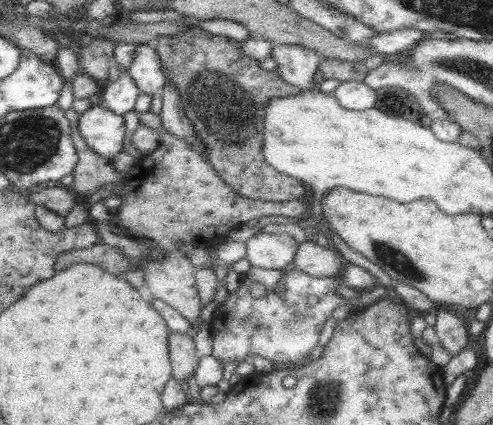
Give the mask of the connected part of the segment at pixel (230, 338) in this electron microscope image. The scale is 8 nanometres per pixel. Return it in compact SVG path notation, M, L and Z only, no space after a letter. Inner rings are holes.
M251 266L242 274L236 291L228 292L225 303L219 307L214 323L211 324L214 356L222 362L251 361L256 355L272 361L276 367L305 365L310 352L319 344L325 322L332 317L337 306L346 304L356 308L359 304L349 302L336 295L334 290L343 284L339 277L316 278L298 269L286 273L281 270ZM260 282L266 287L265 297L250 295L250 286ZM278 282L284 282L286 292L280 296L274 292Z

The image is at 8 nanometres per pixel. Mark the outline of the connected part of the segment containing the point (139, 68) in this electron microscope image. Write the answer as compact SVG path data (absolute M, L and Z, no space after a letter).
M153 41L137 44L137 51L129 73L138 86L148 94L156 94L158 88L167 86L167 73L161 54Z

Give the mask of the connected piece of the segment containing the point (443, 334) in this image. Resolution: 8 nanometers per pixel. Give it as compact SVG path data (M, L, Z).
M436 306L434 315L436 316L434 330L436 330L440 344L450 354L451 358L458 356L462 350L471 344L471 337L462 320L445 310L443 306Z

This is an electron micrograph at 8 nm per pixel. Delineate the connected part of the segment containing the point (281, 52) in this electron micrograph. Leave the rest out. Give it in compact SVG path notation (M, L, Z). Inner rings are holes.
M285 44L274 45L269 57L276 62L283 80L306 91L314 85L314 73L322 59L307 46Z

